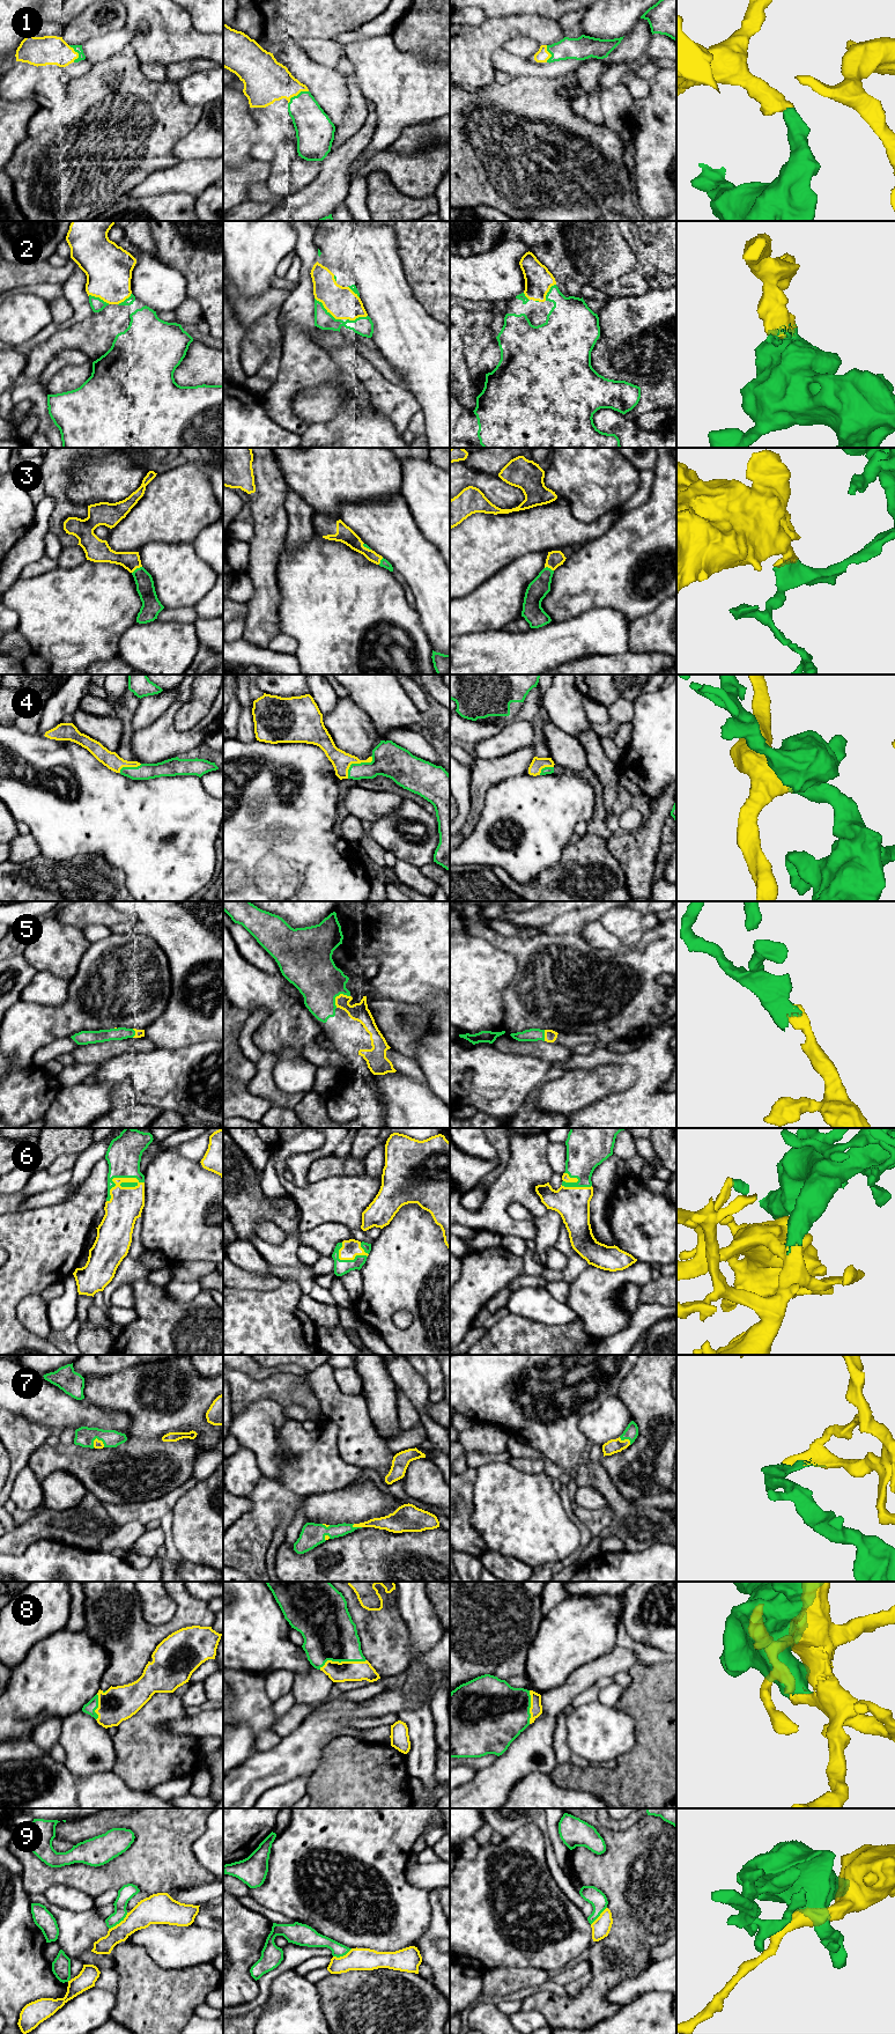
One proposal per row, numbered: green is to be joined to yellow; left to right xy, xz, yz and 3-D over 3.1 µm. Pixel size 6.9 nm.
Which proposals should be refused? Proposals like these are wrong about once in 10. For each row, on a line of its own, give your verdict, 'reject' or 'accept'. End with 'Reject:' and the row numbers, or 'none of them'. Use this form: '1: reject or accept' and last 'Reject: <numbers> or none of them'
1: accept
2: accept
3: accept
4: accept
5: accept
6: accept
7: accept
8: accept
9: reject
Reject: 9

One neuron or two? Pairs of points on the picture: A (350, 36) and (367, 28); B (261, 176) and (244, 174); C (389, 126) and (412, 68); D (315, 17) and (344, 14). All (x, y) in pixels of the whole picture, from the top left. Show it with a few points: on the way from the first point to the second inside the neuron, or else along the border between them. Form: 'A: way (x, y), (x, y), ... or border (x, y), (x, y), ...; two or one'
A: way (354, 36), (363, 31); one
B: way (257, 174), (249, 174); one
C: way (394, 112), (404, 94), (404, 82); one
D: way (322, 14), (337, 14); one

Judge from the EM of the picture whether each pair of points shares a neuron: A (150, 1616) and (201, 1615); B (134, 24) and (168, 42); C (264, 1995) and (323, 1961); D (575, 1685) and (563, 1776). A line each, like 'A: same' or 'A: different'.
A: different
B: same
C: different
D: different

